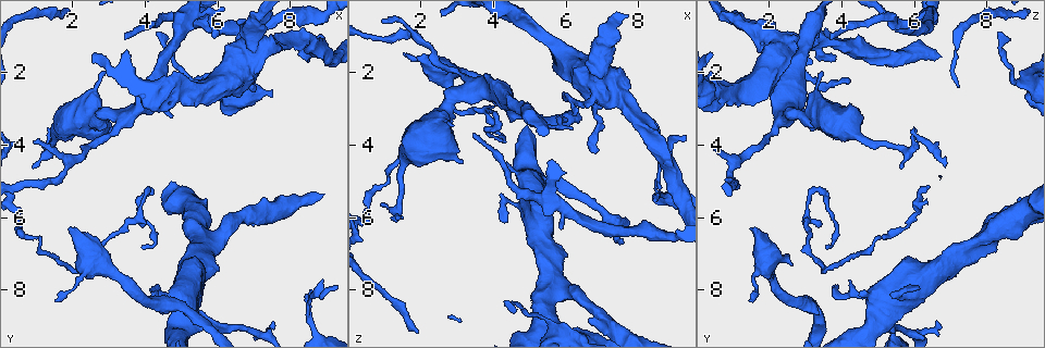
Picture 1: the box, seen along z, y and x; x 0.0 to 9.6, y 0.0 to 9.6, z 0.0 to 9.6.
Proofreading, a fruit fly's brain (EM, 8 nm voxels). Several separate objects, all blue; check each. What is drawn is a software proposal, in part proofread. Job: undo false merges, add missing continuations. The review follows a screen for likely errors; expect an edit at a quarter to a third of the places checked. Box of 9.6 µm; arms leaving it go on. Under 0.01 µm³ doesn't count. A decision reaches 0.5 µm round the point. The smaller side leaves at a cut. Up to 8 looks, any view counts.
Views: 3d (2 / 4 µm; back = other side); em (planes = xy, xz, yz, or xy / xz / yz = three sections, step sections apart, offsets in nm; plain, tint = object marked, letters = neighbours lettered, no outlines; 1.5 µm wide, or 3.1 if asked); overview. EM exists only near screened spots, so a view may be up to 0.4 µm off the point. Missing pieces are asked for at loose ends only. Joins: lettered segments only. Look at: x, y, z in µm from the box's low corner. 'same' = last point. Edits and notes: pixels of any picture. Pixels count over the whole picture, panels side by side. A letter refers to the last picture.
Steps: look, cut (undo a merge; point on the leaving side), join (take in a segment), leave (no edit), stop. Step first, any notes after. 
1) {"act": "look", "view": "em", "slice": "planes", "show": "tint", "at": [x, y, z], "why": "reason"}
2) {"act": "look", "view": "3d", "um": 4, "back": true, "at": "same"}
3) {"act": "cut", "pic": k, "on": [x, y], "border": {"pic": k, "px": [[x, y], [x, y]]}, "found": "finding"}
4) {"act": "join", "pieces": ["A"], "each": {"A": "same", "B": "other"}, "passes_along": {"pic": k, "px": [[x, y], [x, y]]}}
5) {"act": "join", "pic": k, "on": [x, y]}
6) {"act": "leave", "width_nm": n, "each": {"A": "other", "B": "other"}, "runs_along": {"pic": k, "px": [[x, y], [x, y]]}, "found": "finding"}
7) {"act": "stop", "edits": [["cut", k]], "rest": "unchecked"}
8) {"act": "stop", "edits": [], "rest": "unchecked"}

{"act": "look", "view": "3d", "um": 4, "at": [1.50, 8.30, 1.50], "why": "thin end"}

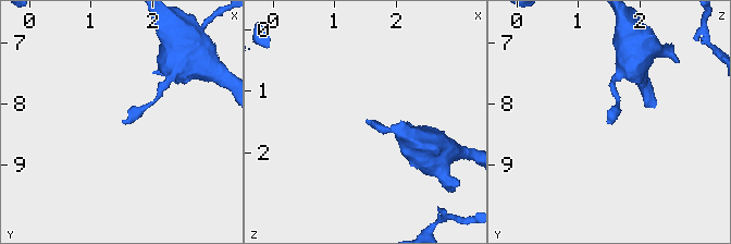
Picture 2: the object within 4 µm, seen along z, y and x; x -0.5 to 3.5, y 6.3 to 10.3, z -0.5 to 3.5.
{"act": "look", "view": "em", "slice": "planes", "show": "letters", "at": [1.50, 8.35, 1.45]}

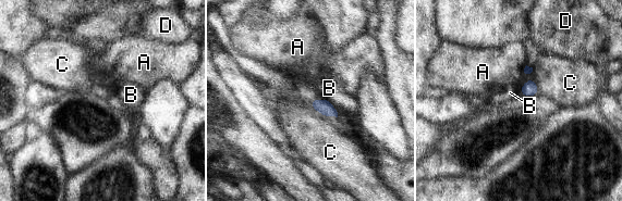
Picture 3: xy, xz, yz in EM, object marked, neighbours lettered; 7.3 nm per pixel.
{"act": "leave", "each": {"A": "other", "B": "other", "C": "other", "D": "other"}, "border": {"pic": 3, "px": [[521, 87], [532, 79], [538, 88]]}, "found": "none of them fits"}

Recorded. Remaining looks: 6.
{"act": "look", "view": "3d", "um": 2, "at": [1.95, 6.35, 1.50], "why": "branch stops here"}

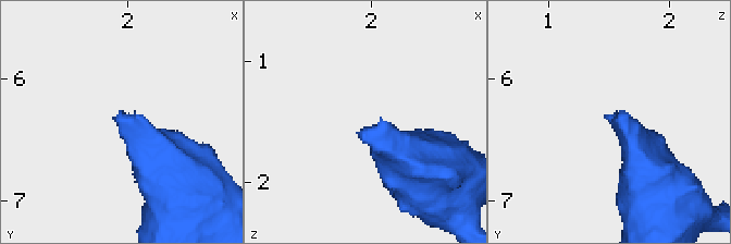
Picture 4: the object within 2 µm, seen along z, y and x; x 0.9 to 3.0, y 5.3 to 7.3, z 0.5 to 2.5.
{"act": "look", "view": "em", "slice": "planes", "show": "tint", "at": [1.88, 6.30, 1.56]}

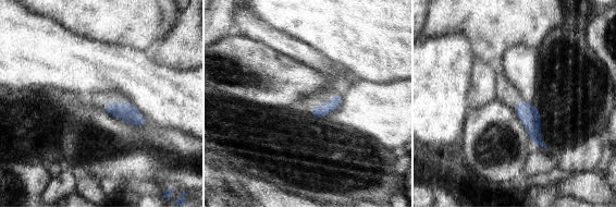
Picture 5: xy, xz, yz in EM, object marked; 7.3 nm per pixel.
{"act": "look", "view": "em", "slice": "planes", "show": "letters", "at": "same", "why": "see the neighbours"}

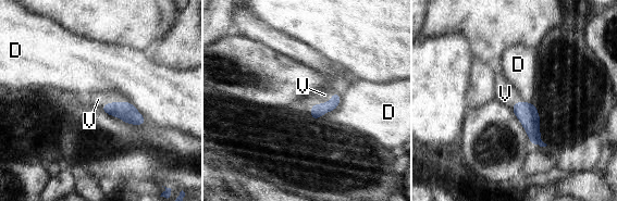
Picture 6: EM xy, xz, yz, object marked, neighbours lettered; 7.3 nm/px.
{"act": "join", "pieces": ["V"], "each": {"D": "other", "V": "same"}, "passes_along": {"pic": 6, "px": [[317, 111], [321, 103], [324, 95]]}, "found": "the cell continues"}

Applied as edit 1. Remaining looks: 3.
{"act": "stop", "edits": [["join", 6]], "rest": "unchecked"}

